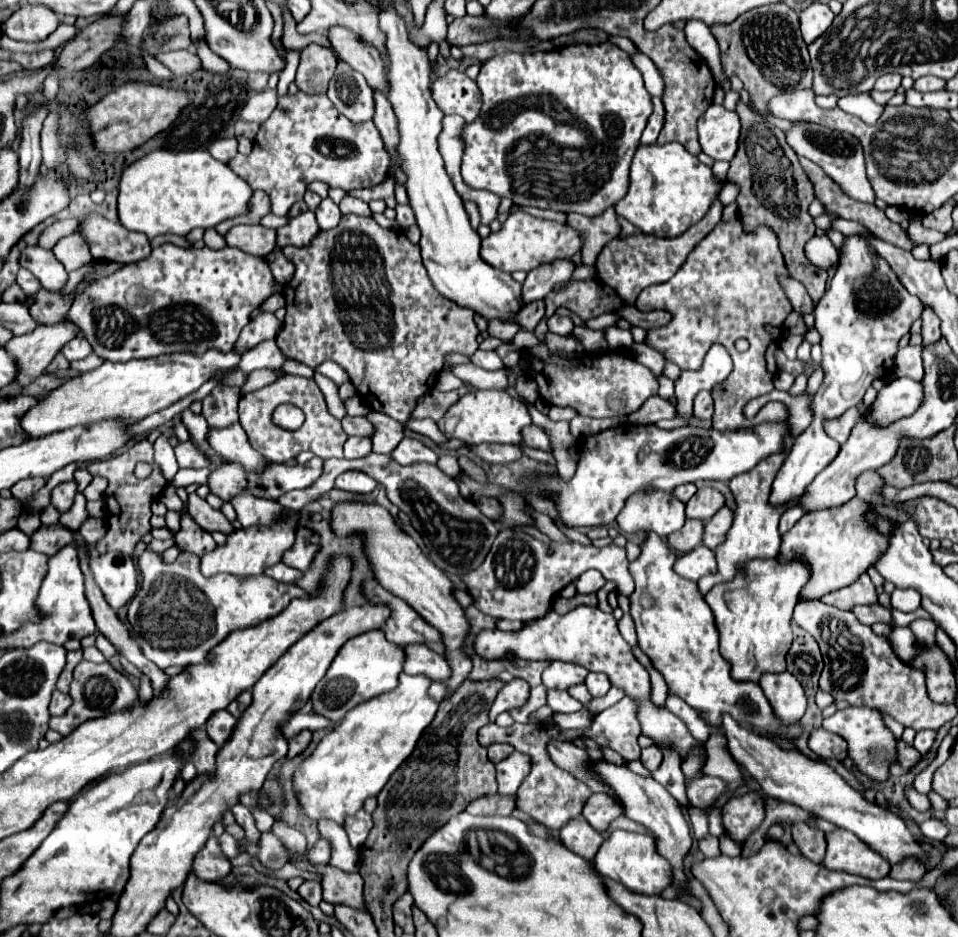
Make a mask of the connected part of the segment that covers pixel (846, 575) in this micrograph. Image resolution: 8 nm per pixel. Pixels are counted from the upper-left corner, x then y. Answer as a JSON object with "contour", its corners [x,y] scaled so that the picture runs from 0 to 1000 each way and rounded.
{"contour":[[[890,531],[888,536],[872,542],[872,544],[855,544],[855,549],[840,549],[824,568],[815,574],[815,585],[811,591],[813,602],[822,602],[826,598],[834,598],[844,604],[844,619],[838,625],[834,640],[855,640],[859,634],[872,632],[880,625],[886,625],[901,613],[913,596],[926,583],[926,570],[932,564],[930,555],[915,555],[913,564],[901,553],[909,538],[899,531]]]}

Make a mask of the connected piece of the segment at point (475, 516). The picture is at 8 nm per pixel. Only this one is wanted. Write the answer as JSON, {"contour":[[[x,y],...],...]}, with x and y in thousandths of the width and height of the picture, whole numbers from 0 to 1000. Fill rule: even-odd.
{"contour":[[[387,482],[385,487],[373,491],[360,491],[360,489],[341,491],[337,495],[337,506],[333,514],[329,514],[329,519],[323,519],[318,523],[304,523],[295,527],[291,531],[293,540],[310,546],[318,542],[320,536],[343,525],[343,497],[346,497],[346,521],[350,510],[360,502],[377,502],[387,510],[391,510],[396,517],[400,517],[404,523],[404,531],[429,553],[431,564],[439,570],[448,596],[454,600],[454,604],[458,604],[469,613],[481,615],[500,606],[519,572],[519,561],[494,536],[485,534],[479,527],[477,514],[467,506],[462,506],[454,495],[435,493],[429,497],[419,497],[406,485],[394,485],[394,482]]]}

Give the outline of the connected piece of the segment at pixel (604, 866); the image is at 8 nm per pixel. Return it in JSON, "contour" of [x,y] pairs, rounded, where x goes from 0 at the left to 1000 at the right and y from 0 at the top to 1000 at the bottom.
{"contour":[[[642,886],[636,896],[632,896],[621,914],[621,926],[627,935],[648,941],[652,948],[665,954],[688,956],[703,941],[703,924],[696,916],[686,909],[684,896],[675,890],[663,890],[652,886]]]}

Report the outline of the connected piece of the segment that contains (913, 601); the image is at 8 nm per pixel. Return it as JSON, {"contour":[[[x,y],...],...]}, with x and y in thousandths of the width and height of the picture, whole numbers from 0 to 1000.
{"contour":[[[934,628],[934,632],[930,634],[930,647],[941,651],[941,653],[953,653],[961,647],[961,638],[959,638],[957,630],[938,630],[938,628]]]}

